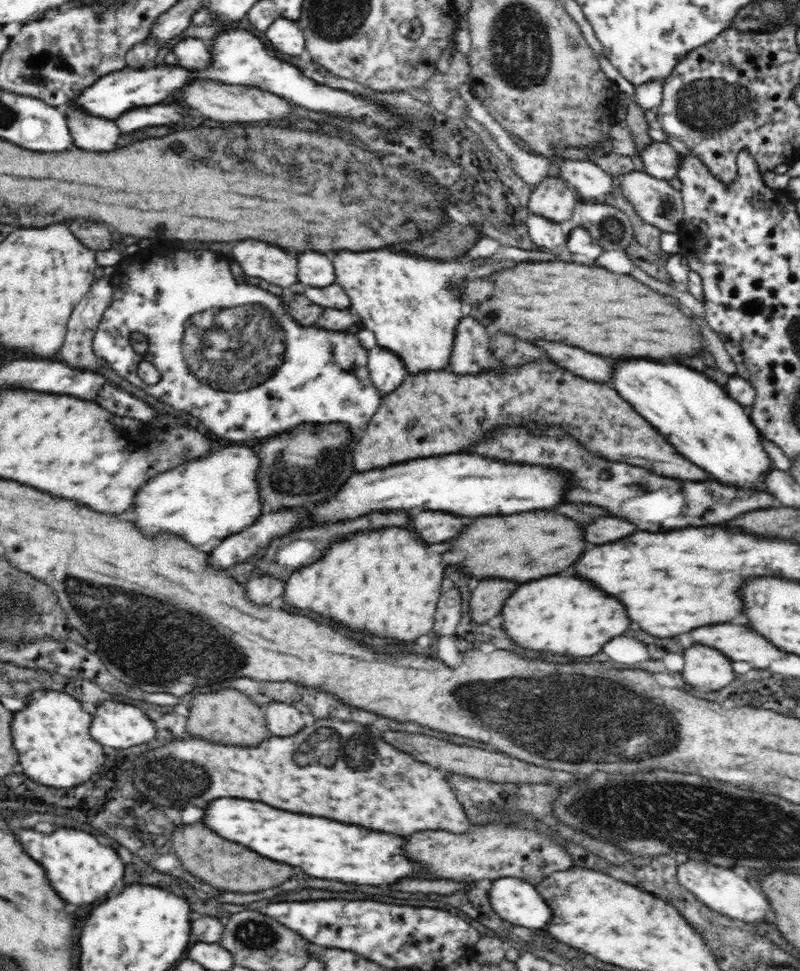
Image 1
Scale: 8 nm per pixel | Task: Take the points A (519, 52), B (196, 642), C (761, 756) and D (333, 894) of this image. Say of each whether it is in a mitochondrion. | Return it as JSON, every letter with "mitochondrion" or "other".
{"A":"mitochondrion","B":"mitochondrion","C":"other","D":"other"}

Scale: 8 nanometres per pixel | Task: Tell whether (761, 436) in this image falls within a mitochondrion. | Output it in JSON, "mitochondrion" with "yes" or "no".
{"mitochondrion":"no"}

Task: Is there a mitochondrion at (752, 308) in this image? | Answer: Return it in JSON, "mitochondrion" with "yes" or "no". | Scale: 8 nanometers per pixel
{"mitochondrion":"no"}

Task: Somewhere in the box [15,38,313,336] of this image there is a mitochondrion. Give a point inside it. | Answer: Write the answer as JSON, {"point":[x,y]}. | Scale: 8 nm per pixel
{"point":[43,57]}

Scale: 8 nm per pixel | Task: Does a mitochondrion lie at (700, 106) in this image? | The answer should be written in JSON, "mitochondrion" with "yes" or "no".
{"mitochondrion":"yes"}

